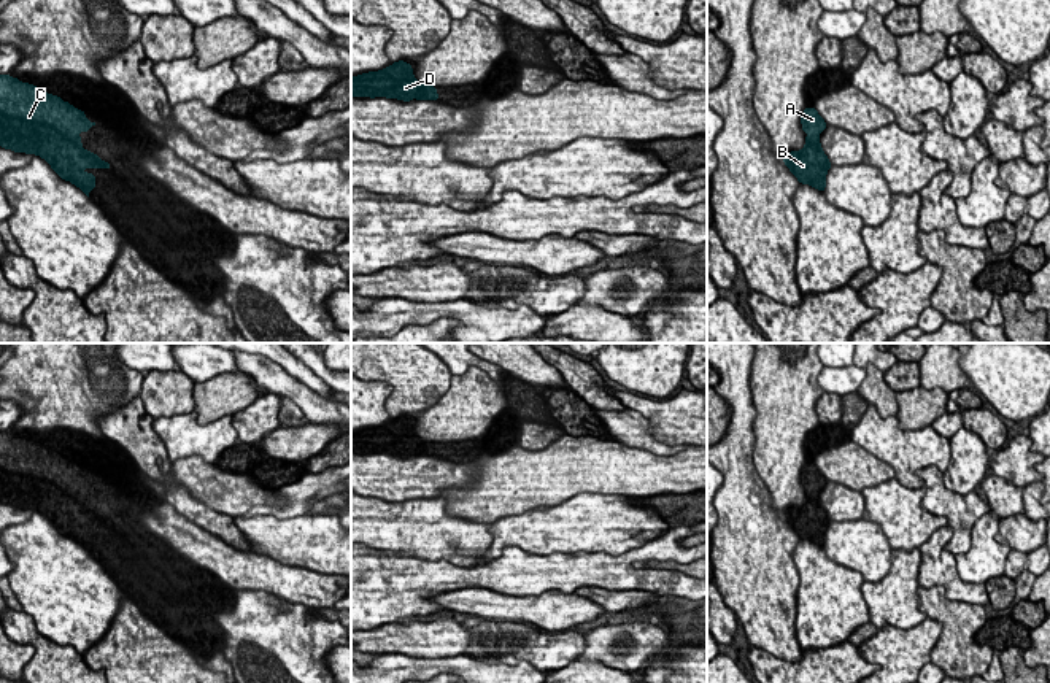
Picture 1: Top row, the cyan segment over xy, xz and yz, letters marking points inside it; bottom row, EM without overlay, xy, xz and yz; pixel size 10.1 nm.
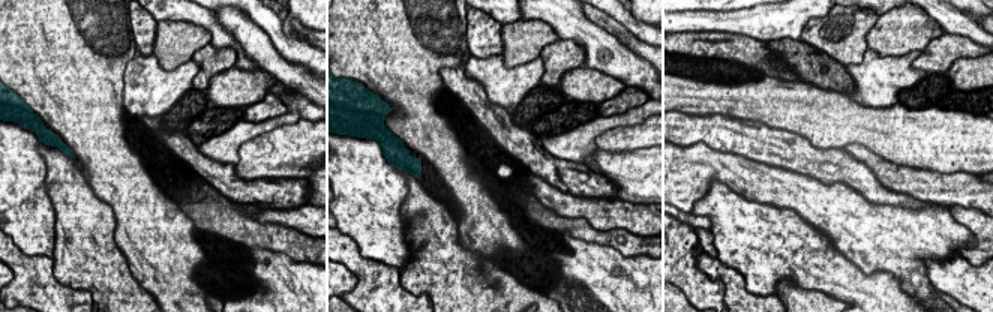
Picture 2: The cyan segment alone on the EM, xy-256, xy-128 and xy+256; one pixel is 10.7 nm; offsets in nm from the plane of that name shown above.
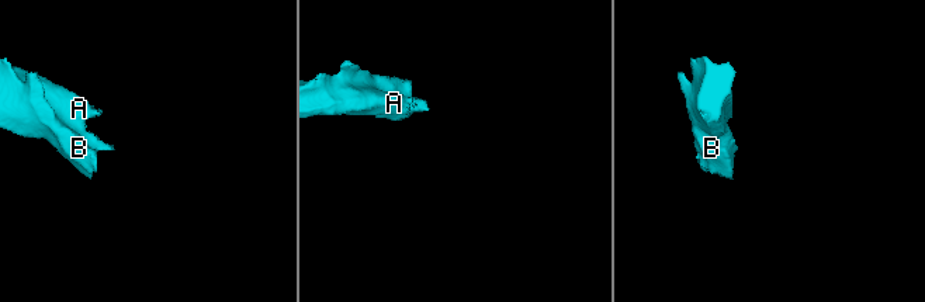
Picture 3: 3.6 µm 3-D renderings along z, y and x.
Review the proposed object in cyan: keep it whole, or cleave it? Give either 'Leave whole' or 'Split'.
Split

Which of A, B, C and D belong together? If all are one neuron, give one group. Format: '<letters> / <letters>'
A C D / B

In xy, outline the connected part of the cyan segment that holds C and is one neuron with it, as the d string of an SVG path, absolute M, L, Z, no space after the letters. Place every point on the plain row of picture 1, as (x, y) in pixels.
M0 430L0 502L14 508L35 510L44 515L51 524L68 524L70 508L78 496L70 497L67 488L89 488L95 478L86 469L60 453L43 445L21 438L10 430Z

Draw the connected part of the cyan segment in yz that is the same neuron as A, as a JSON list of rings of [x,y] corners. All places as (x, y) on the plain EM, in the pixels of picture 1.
[[[815,462],[804,464],[804,470],[801,472],[802,488],[821,488],[826,486],[824,475],[818,470]]]

